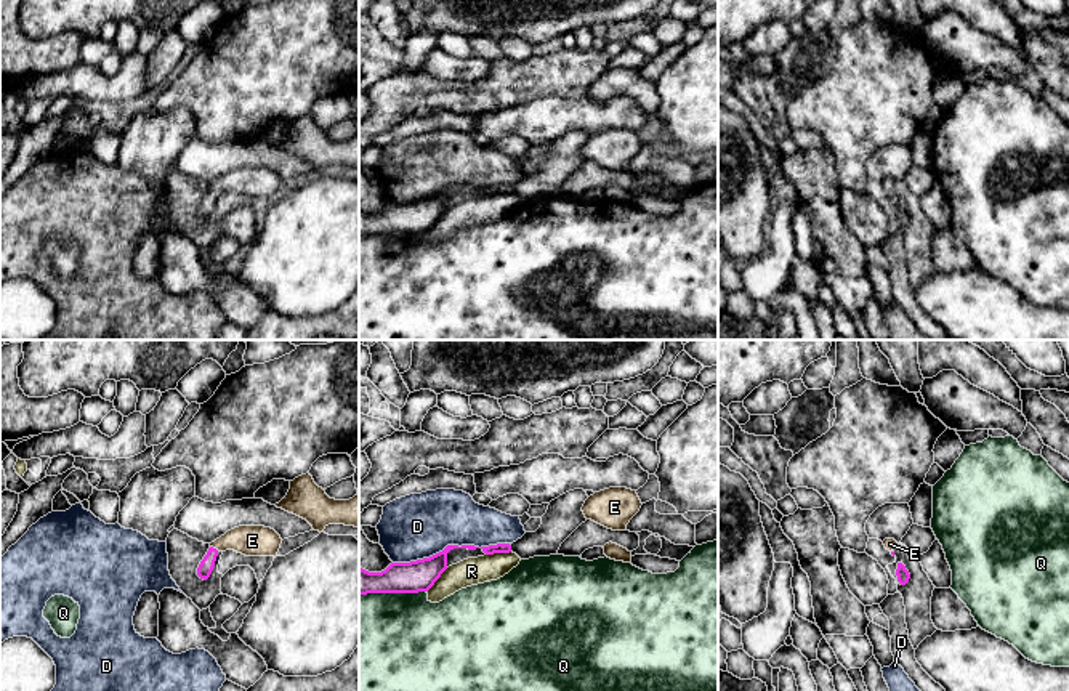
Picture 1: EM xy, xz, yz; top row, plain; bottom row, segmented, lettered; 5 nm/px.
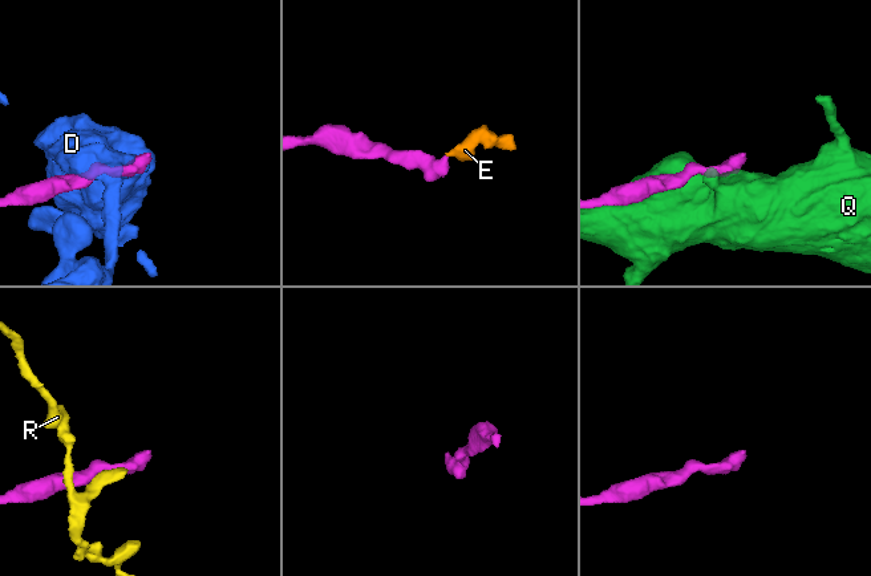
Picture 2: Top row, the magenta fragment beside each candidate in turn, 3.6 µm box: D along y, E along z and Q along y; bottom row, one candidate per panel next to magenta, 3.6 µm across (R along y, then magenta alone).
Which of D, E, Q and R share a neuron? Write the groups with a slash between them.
D / E / Q / R

